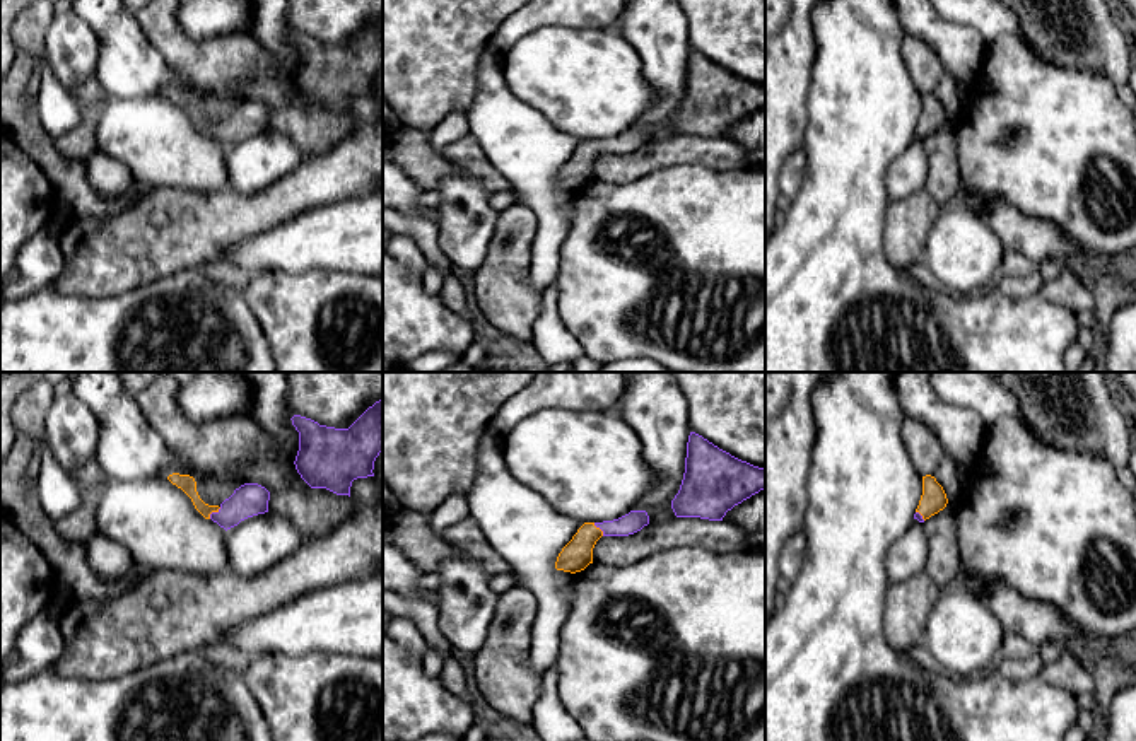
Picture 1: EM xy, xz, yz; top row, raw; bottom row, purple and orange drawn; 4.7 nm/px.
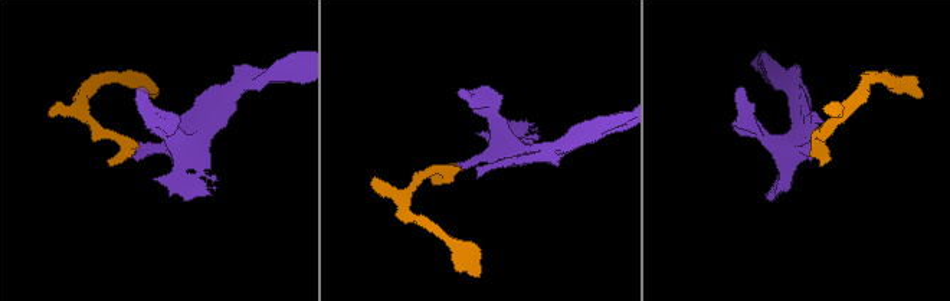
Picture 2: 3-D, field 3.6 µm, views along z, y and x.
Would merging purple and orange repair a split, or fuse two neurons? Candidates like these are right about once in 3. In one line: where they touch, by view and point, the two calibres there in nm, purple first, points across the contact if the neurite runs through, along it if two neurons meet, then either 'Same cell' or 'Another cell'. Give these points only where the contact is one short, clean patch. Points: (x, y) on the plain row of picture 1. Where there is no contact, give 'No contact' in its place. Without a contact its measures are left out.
Touches purple at xy (214, 130). Thickness 160 nm (purple) against 80 nm. Path across: xy (250, 116), (231, 130), (214, 130), (195, 116), (185, 99). Same cell

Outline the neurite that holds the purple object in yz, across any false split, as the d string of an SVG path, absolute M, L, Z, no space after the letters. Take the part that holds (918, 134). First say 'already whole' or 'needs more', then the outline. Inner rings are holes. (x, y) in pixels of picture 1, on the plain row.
needs more | M931 92L922 94L922 113L916 126L914 137L924 140L931 133L943 128L946 121L948 121L946 111L943 104L936 99L936 96Z

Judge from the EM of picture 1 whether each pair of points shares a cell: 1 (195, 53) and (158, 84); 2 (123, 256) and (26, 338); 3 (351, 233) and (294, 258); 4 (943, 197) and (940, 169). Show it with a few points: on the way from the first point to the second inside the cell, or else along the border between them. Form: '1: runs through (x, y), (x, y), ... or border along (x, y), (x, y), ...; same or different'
1: border along (147, 40), (175, 70), (209, 87); different
2: border along (48, 287), (79, 296), (117, 294); different
3: runs through (337, 236), (316, 238), (308, 245); same
4: runs through (943, 190), (943, 176); same

